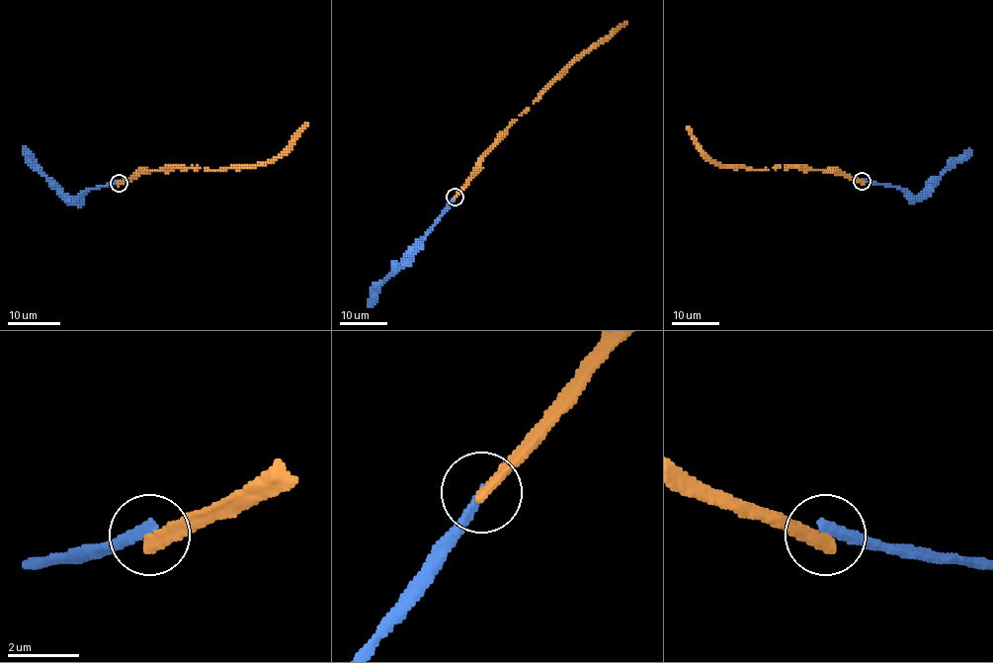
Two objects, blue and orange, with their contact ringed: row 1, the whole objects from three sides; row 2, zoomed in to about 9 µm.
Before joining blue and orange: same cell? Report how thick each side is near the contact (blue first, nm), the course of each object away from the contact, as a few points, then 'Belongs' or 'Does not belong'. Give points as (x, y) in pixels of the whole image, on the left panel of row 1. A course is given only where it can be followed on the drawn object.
Thickness 320 nm (blue) against 360 nm. Course of blue: (119, 183), (91, 188), (75, 200), (70, 200), (35, 164), (33, 156), (25, 148). Course of orange: (119, 183), (141, 171), (165, 171), (175, 167), (246, 168), (273, 160), (308, 124). Does not belong

